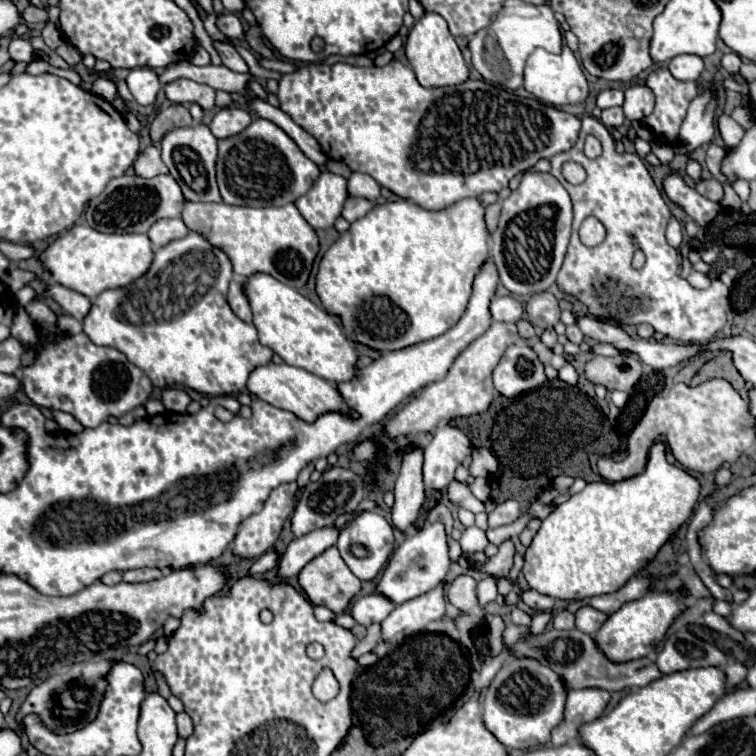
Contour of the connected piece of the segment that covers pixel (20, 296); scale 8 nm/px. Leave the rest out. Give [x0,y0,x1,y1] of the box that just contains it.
[15,286,37,306]

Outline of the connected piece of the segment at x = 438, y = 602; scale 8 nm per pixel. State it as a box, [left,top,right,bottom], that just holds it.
[381,586,445,644]

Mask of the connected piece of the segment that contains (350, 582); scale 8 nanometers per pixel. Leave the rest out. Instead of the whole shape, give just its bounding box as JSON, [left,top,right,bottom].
[299,546,361,614]

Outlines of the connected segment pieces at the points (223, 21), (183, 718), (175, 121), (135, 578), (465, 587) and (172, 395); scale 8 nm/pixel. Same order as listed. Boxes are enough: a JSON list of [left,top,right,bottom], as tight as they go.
[[217,12,243,40],[177,712,193,738],[151,104,193,142],[123,568,161,582],[446,575,478,613],[163,388,191,414]]

